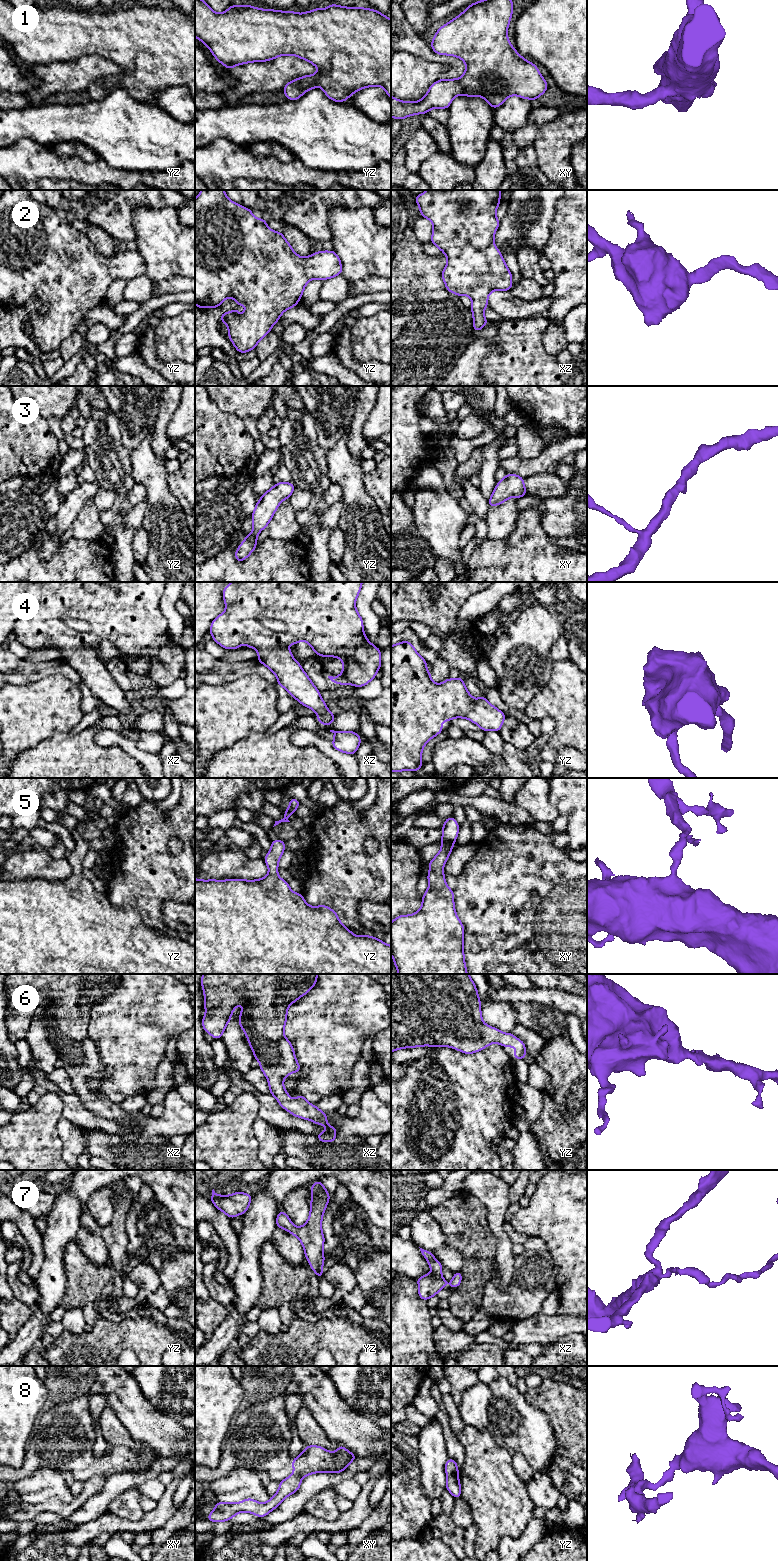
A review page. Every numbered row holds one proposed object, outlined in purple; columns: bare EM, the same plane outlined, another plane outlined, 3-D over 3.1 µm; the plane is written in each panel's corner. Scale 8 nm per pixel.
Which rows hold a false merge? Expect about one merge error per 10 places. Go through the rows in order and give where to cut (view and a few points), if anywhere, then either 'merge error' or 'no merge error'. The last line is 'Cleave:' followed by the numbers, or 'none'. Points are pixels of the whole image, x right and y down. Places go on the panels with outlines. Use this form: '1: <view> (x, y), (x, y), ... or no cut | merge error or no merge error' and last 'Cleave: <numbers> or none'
1: no cut | no merge error
2: no cut | no merge error
3: no cut | no merge error
4: no cut | no merge error
5: no cut | no merge error
6: no cut | no merge error
7: no cut | no merge error
8: yz (457, 1473), (451, 1473), (447, 1476) | merge error
Cleave: 8

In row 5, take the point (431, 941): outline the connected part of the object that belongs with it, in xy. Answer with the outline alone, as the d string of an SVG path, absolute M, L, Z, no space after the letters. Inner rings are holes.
M453 816L445 819L442 847L428 864L429 887L422 896L421 908L411 915L399 915L391 922L391 954L398 974L468 974L464 958L464 925L455 911L454 891L447 886L443 874L459 826Z

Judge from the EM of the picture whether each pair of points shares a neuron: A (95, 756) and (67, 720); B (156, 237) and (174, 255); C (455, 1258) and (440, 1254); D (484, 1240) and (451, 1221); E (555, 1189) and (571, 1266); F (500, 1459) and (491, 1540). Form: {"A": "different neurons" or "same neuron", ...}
{"A": "different neurons", "B": "same neuron", "C": "same neuron", "D": "same neuron", "E": "same neuron", "F": "same neuron"}

